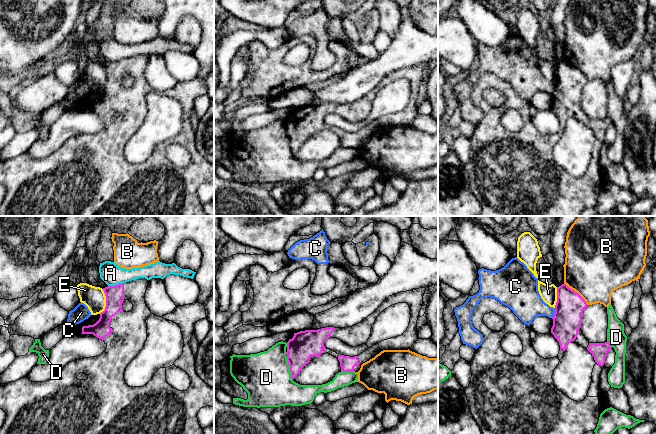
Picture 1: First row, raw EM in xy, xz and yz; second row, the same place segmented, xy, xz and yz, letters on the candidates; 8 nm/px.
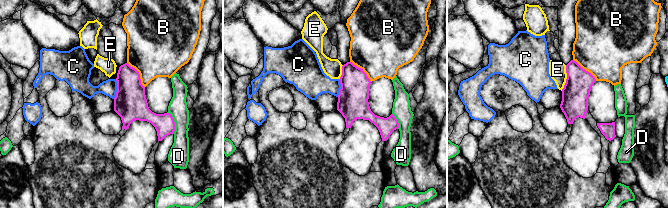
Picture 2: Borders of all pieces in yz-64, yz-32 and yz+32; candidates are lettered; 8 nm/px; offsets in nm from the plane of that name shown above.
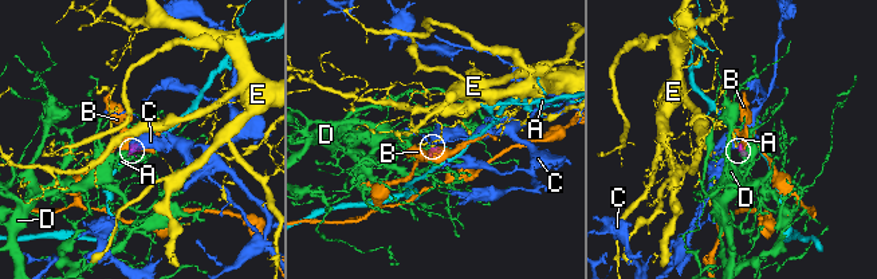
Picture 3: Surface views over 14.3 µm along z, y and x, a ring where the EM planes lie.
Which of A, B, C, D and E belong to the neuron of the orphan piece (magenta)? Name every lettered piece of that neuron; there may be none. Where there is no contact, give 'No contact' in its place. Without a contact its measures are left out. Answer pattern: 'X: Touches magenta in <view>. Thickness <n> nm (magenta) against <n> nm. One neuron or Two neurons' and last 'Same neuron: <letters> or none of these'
A: Touches magenta in xy. Thickness 140 nm (magenta) against 170 nm. Two neurons
B: Touches magenta in yz. Thickness 220 nm (magenta) against 480 nm. Two neurons
C: Touches magenta in yz. Thickness 220 nm (magenta) against 260 nm. Two neurons
D: Touches magenta in xz. Thickness 220 nm (magenta) against 400 nm. Two neurons
E: Touches magenta in xy. Thickness 140 nm (magenta) against 180 nm. Two neurons
Same neuron: none of these

